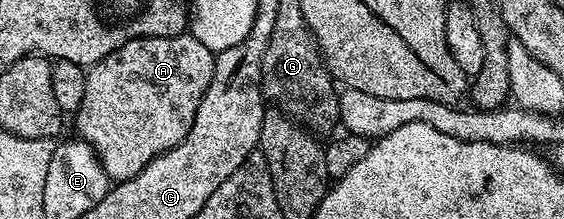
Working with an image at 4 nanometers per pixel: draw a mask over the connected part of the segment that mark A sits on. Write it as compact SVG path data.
M181 34L140 36L87 69L86 92L74 114L75 135L96 151L109 181L134 178L150 161L186 138L215 65L214 53L198 38Z

